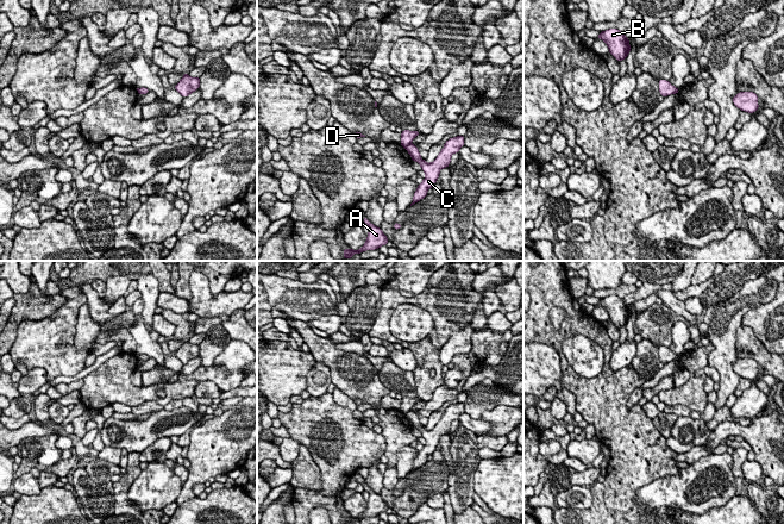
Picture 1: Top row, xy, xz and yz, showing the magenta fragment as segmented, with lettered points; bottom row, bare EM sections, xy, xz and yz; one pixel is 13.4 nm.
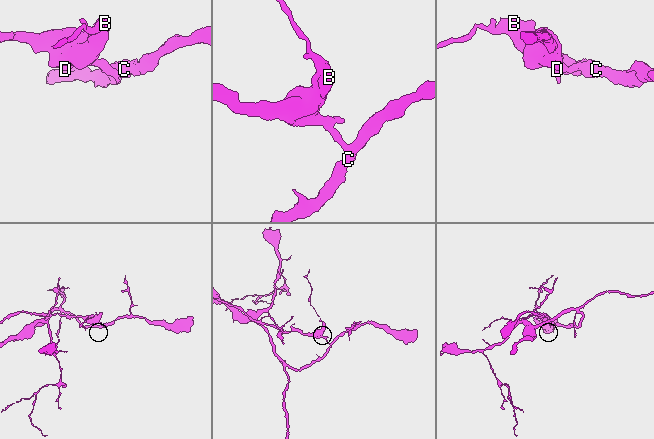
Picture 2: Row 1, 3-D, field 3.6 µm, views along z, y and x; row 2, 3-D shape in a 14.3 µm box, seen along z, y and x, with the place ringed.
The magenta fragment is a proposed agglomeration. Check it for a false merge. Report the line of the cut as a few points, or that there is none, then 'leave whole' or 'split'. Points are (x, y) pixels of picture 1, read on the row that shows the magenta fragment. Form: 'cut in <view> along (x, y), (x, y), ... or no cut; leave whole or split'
cut in xz along (409, 143), (405, 147); split

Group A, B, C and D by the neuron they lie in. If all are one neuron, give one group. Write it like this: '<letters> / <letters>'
A C / B D

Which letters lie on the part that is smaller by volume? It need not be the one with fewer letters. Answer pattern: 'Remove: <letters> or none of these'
Remove: B, D

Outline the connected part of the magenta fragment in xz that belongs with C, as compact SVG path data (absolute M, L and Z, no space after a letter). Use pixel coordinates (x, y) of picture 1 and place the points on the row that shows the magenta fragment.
M464 136L450 138L445 142L443 150L432 163L427 163L421 158L420 152L415 145L409 144L406 146L406 150L409 152L412 160L416 161L426 174L426 177L421 183L419 183L418 189L414 193L413 202L410 204L410 206L427 195L427 191L432 188L437 182L440 170L450 166L451 156L454 152L459 152L459 149L463 145Z

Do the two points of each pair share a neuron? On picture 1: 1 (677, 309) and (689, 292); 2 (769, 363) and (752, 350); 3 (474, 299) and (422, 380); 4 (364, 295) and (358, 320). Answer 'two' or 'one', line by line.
1: two
2: one
3: one
4: one

